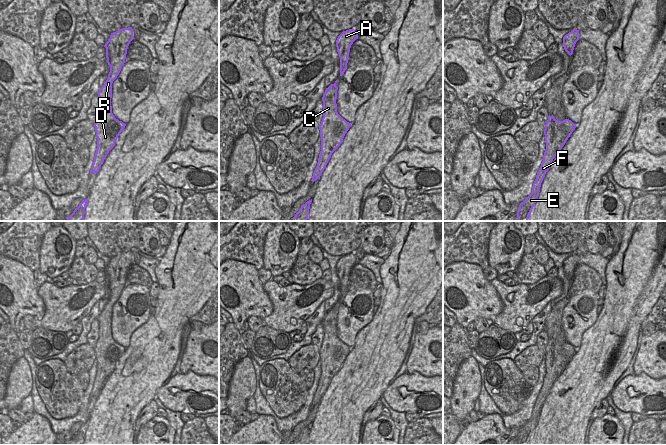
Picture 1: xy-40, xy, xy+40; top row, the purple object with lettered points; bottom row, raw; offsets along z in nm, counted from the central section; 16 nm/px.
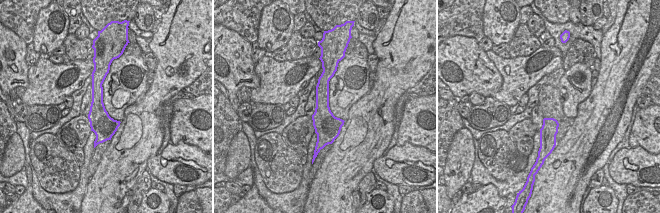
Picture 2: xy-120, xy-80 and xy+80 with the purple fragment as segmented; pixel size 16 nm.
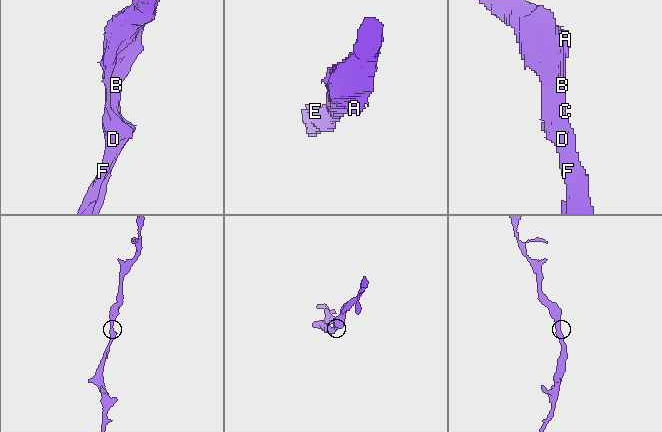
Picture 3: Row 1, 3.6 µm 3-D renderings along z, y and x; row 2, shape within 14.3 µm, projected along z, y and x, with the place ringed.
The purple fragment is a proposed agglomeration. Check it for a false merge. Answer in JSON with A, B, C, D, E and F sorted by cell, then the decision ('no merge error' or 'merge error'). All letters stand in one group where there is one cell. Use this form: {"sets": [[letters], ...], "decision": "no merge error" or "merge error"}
{"sets": [["A", "B", "C", "D", "E", "F"]], "decision": "no merge error"}

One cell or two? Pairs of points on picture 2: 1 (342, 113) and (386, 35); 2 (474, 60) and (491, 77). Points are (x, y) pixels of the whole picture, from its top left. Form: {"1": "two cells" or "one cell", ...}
{"1": "two cells", "2": "one cell"}

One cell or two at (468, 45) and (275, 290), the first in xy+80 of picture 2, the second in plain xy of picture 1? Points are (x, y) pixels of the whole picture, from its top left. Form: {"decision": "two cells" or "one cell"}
{"decision": "two cells"}

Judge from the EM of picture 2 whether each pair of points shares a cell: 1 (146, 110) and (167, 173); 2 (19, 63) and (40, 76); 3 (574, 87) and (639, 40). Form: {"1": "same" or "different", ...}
{"1": "different", "2": "different", "3": "different"}

